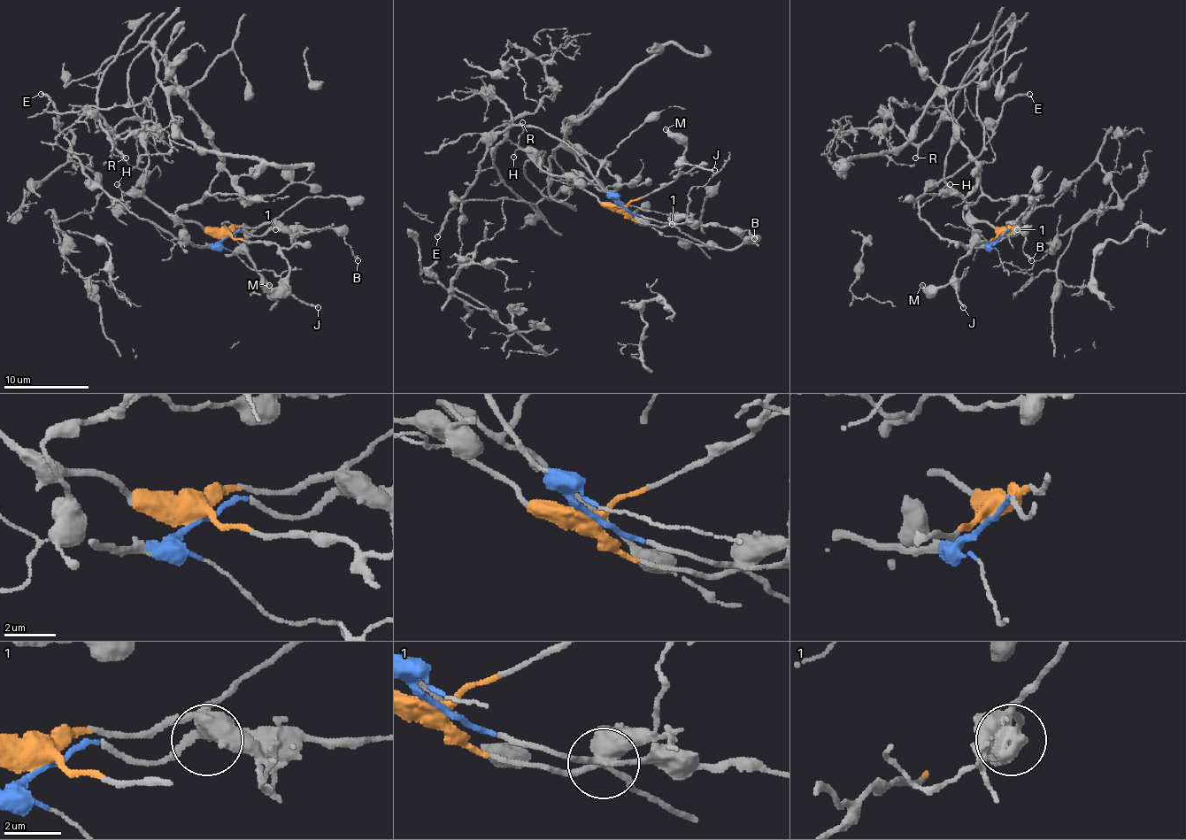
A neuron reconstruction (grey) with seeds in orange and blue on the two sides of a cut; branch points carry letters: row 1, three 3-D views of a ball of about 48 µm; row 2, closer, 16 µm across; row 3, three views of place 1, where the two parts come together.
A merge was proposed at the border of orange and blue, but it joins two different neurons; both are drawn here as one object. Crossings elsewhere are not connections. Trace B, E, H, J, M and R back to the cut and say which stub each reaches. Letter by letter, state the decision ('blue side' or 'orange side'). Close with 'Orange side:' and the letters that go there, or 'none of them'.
B: blue side
E: blue side
H: blue side
J: orange side
M: orange side
R: orange side
Orange side: J, M, R

